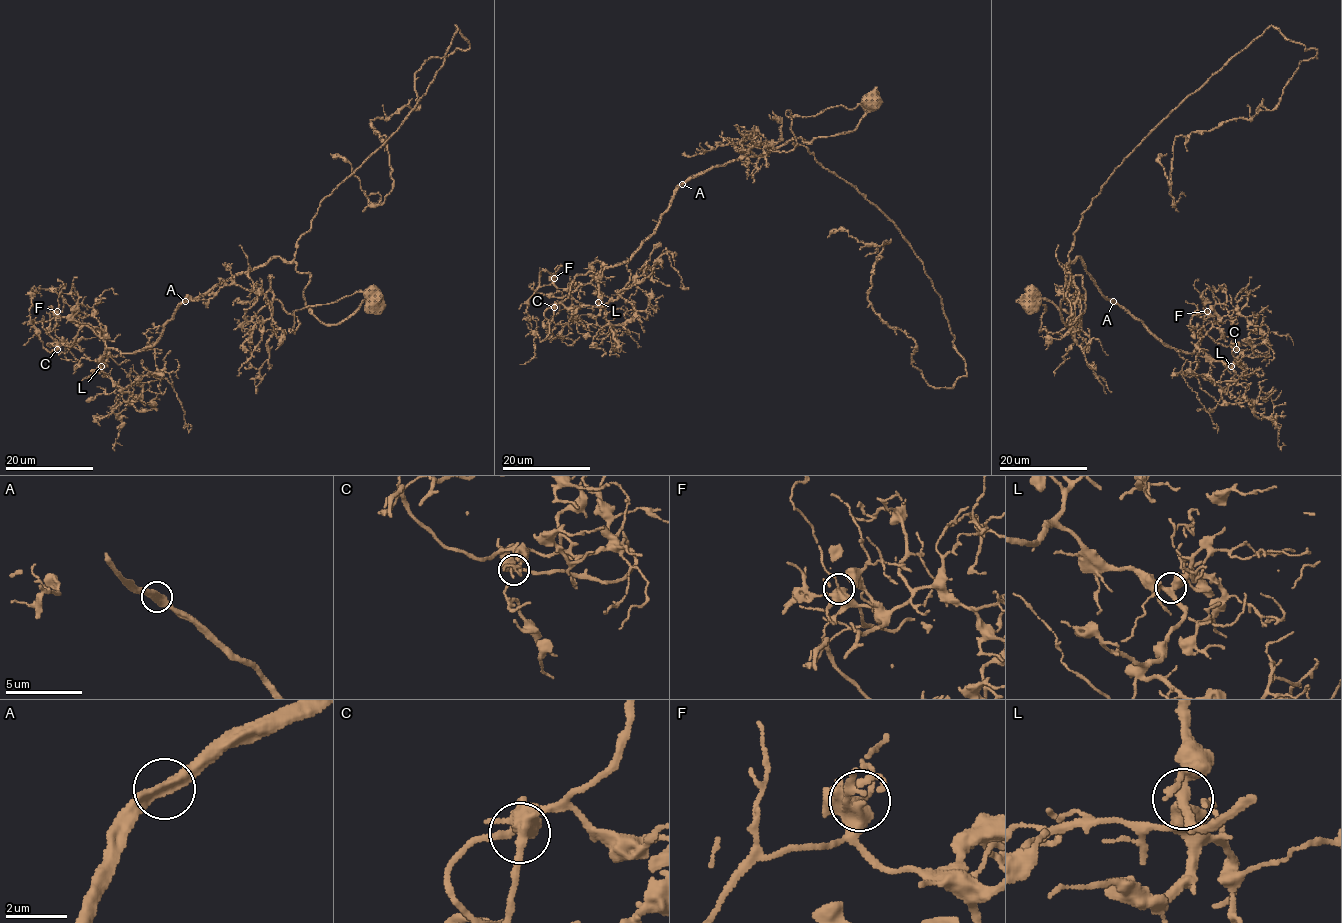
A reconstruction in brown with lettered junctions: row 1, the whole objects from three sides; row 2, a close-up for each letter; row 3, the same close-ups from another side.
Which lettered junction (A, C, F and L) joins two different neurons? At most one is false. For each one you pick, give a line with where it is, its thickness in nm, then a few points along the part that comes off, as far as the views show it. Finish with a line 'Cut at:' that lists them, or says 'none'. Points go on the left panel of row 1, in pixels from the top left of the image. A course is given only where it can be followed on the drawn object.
Cut at: none

